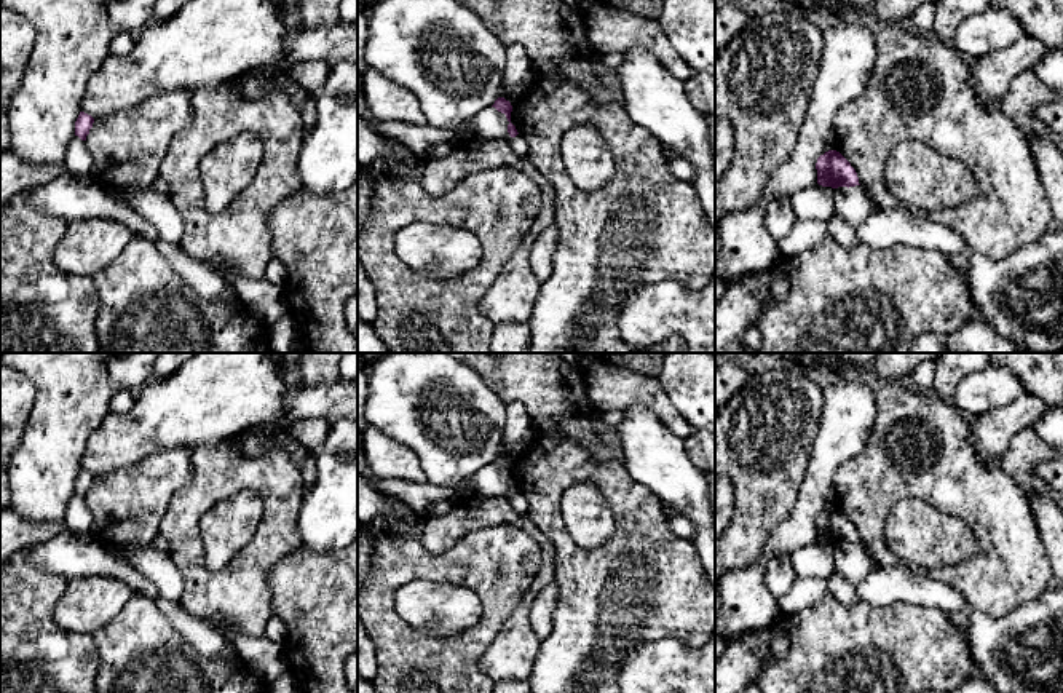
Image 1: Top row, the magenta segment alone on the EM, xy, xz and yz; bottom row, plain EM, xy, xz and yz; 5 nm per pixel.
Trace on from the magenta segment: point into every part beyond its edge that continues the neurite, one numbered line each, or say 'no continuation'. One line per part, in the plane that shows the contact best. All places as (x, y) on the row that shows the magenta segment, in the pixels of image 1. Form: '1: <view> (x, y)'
1: xz (517, 142)

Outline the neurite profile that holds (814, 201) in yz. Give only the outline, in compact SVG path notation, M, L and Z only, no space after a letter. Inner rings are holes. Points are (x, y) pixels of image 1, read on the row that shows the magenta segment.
M814 184L795 192L790 200L796 219L827 220L833 216L835 188Z

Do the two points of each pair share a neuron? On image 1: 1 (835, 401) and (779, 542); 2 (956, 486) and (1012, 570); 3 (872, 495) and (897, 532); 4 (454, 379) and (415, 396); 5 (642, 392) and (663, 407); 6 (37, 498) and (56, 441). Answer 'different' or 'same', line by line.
1: same
2: same
3: different
4: same
5: same
6: same

